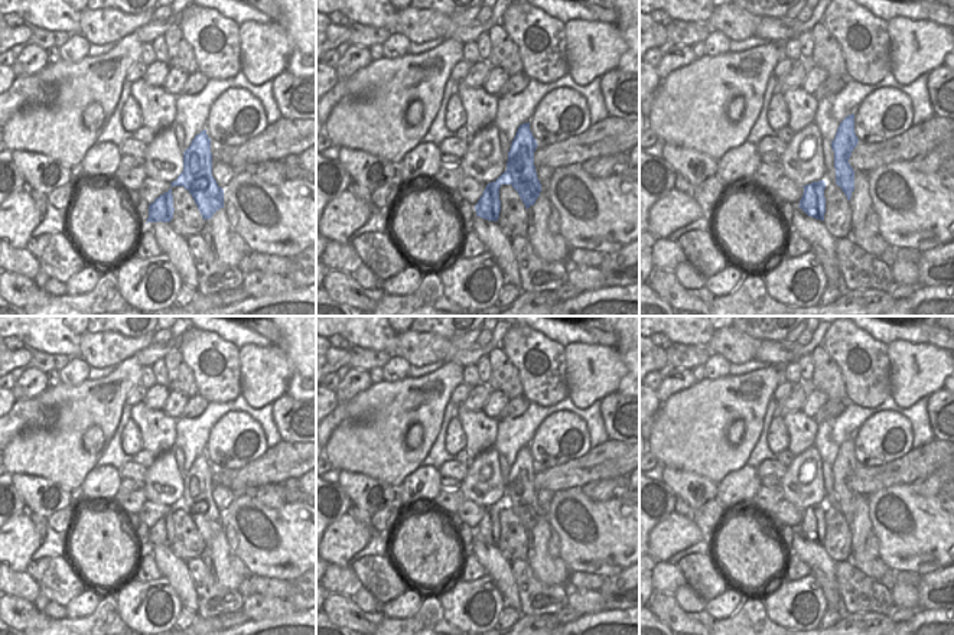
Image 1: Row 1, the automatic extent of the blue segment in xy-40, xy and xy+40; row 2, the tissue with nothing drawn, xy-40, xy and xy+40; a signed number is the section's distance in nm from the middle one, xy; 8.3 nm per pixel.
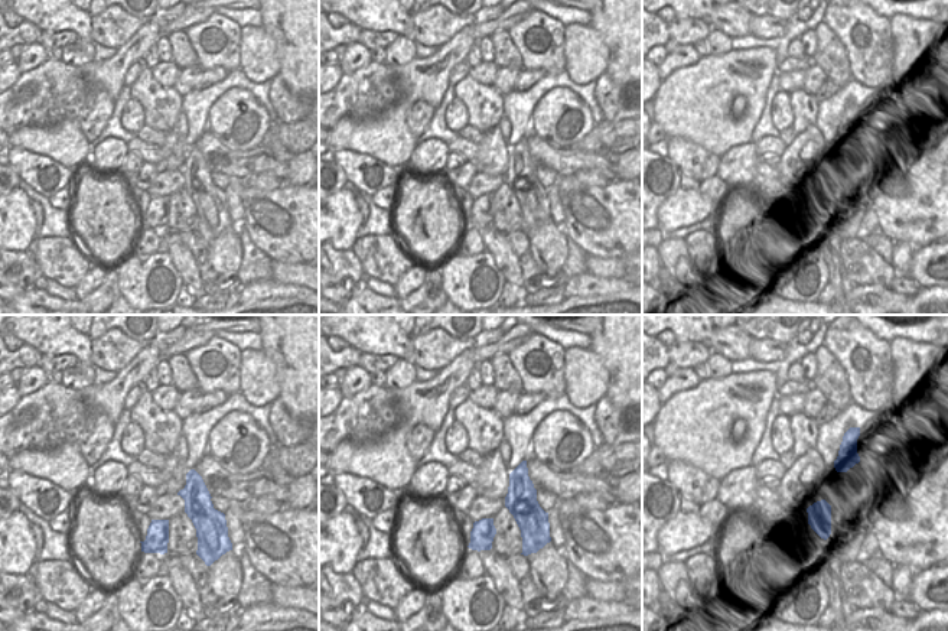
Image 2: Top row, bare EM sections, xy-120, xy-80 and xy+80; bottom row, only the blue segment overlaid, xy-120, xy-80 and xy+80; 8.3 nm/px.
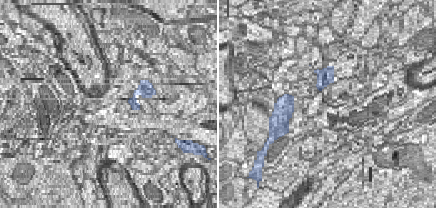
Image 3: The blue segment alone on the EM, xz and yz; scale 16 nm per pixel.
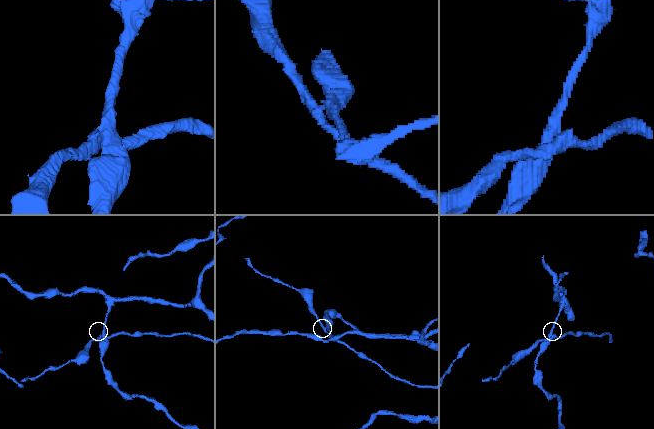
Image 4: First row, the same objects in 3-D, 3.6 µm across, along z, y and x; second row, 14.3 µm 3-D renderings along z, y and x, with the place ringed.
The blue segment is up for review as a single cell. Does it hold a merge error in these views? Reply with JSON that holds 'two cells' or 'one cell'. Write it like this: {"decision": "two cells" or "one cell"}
{"decision": "two cells"}

